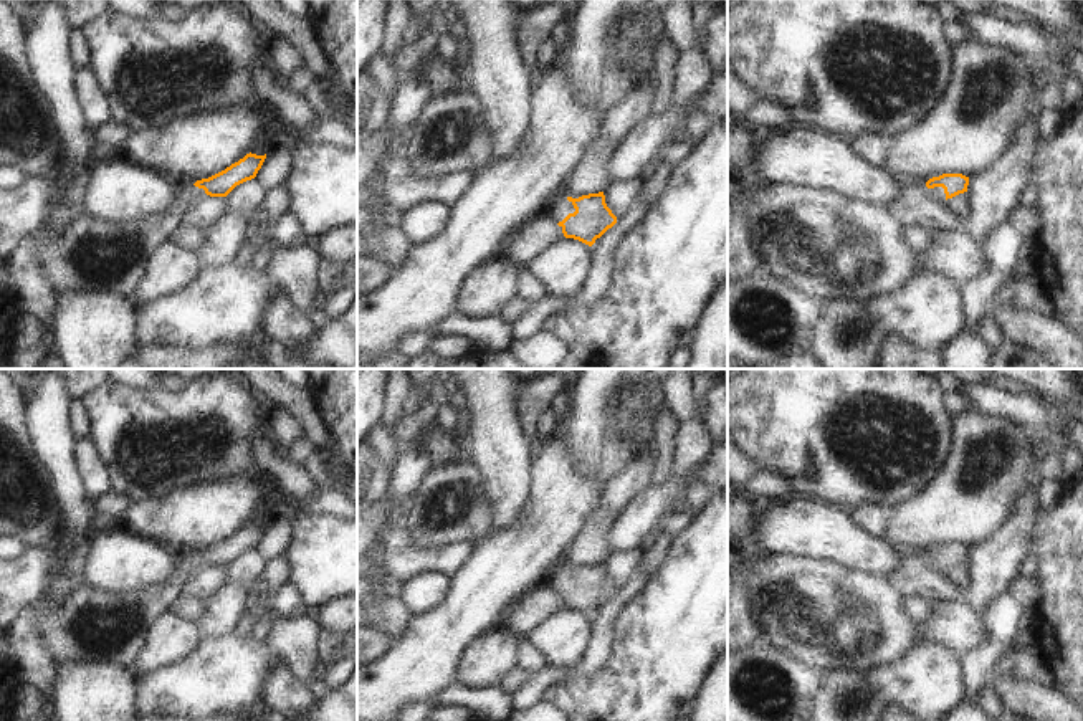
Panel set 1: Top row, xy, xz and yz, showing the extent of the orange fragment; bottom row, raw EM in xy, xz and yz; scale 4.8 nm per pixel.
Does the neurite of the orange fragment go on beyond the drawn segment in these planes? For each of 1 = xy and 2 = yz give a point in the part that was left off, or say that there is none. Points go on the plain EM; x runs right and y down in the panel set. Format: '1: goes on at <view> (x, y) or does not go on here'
1: goes on at xy (88, 625)
2: goes on at yz (938, 563)

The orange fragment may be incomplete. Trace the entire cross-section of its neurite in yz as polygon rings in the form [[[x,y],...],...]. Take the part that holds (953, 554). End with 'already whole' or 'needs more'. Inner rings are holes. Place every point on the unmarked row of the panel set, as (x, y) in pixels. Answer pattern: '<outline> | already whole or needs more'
[[[942,544],[926,552],[928,566],[936,571],[947,571],[967,562],[969,547],[962,544]]] | needs more

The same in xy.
[[[250,523],[208,549],[197,551],[195,554],[180,554],[177,571],[159,587],[129,594],[106,594],[88,584],[79,584],[58,605],[48,597],[41,597],[31,607],[43,647],[55,663],[106,661],[127,668],[141,653],[149,627],[180,597],[182,585],[205,564],[210,567],[227,567],[236,556],[255,549],[265,529],[266,524],[256,526]]] | needs more

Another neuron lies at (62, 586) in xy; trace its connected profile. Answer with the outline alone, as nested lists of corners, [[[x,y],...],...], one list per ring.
[[[63,572],[56,577],[53,577],[43,594],[43,597],[48,597],[53,604],[61,604],[78,585],[81,584],[79,577]]]

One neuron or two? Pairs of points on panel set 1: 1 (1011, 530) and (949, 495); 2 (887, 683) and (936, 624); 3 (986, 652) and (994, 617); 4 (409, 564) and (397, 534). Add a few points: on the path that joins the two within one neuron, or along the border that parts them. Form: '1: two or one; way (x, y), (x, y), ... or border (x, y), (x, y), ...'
1: two; border (1024, 491), (1016, 511), (991, 536), (969, 546)
2: two; border (933, 637), (958, 657)
3: one; way (994, 644), (994, 625)
4: one; way (402, 558), (397, 551), (397, 541)

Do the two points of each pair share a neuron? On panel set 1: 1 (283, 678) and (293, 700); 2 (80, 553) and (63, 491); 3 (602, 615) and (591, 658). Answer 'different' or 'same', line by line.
1: same
2: different
3: same

